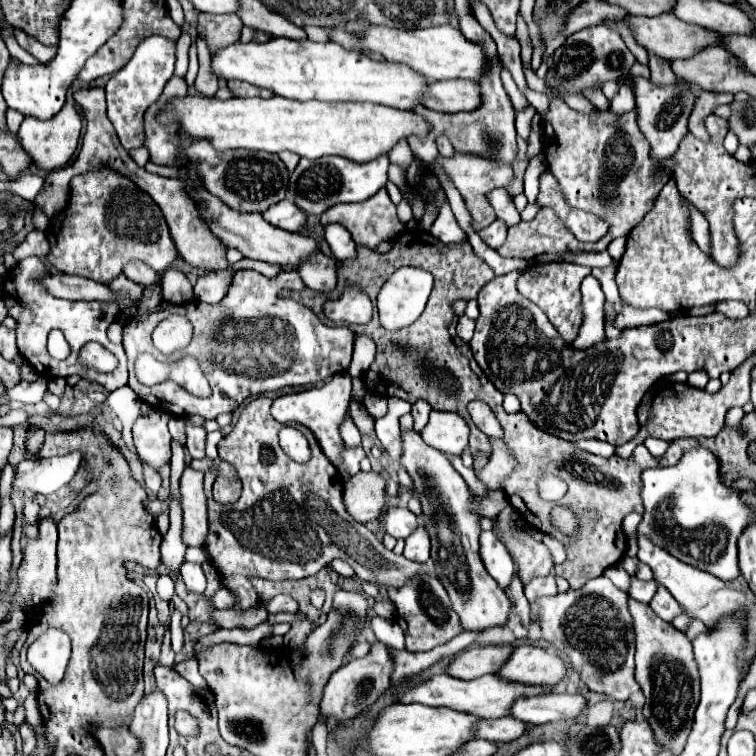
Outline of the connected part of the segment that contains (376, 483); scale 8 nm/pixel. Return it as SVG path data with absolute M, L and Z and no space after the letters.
M358 472L352 476L344 484L344 506L348 514L360 524L376 520L386 508L384 486L384 478L376 472Z

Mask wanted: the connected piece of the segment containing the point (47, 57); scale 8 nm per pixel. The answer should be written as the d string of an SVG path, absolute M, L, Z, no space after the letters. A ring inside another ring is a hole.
M14 30L14 36L16 36L18 44L20 44L26 52L30 52L30 54L32 54L38 62L42 62L42 64L48 64L48 62L56 56L56 48L52 50L52 48L40 44L38 40L34 40L34 38L30 38L28 34L24 34L22 30Z

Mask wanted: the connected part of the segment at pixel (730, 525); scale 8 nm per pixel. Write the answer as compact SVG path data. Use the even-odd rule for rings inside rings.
M706 448L686 450L676 466L650 468L642 472L644 520L638 534L648 536L678 560L710 572L720 580L740 576L736 542L752 518L740 490L728 486L720 472L718 458Z

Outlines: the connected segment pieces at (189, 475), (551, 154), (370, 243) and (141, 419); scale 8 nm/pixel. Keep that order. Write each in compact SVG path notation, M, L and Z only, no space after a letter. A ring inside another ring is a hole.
M184 470L180 480L180 492L184 510L184 542L188 546L202 546L208 534L204 472Z
M552 98L550 110L544 114L544 146L548 172L560 182L560 190L572 208L598 214L610 224L610 230L600 242L578 242L552 214L552 210L540 210L532 222L528 236L546 240L548 244L562 244L562 254L602 252L616 236L628 236L646 212L654 206L662 184L654 176L652 160L648 156L650 146L636 126L636 110L624 116L614 116L610 110L594 116L584 116L572 110L564 100Z
M384 188L384 190L378 190L372 198L368 198L368 202L360 202L360 204L340 204L340 206L328 208L328 210L320 216L320 222L322 222L322 226L332 224L332 222L342 224L342 226L352 234L352 240L354 240L356 244L368 246L368 248L372 248L372 250L374 250L380 242L392 240L392 238L396 238L398 234L404 232L404 224L402 224L400 218L396 216L396 206L392 204L392 200L390 200L386 188Z
M150 408L148 414L140 414L132 426L134 446L138 456L156 472L160 472L162 466L170 464L170 442L172 436L168 432L168 420L170 414L158 412Z

